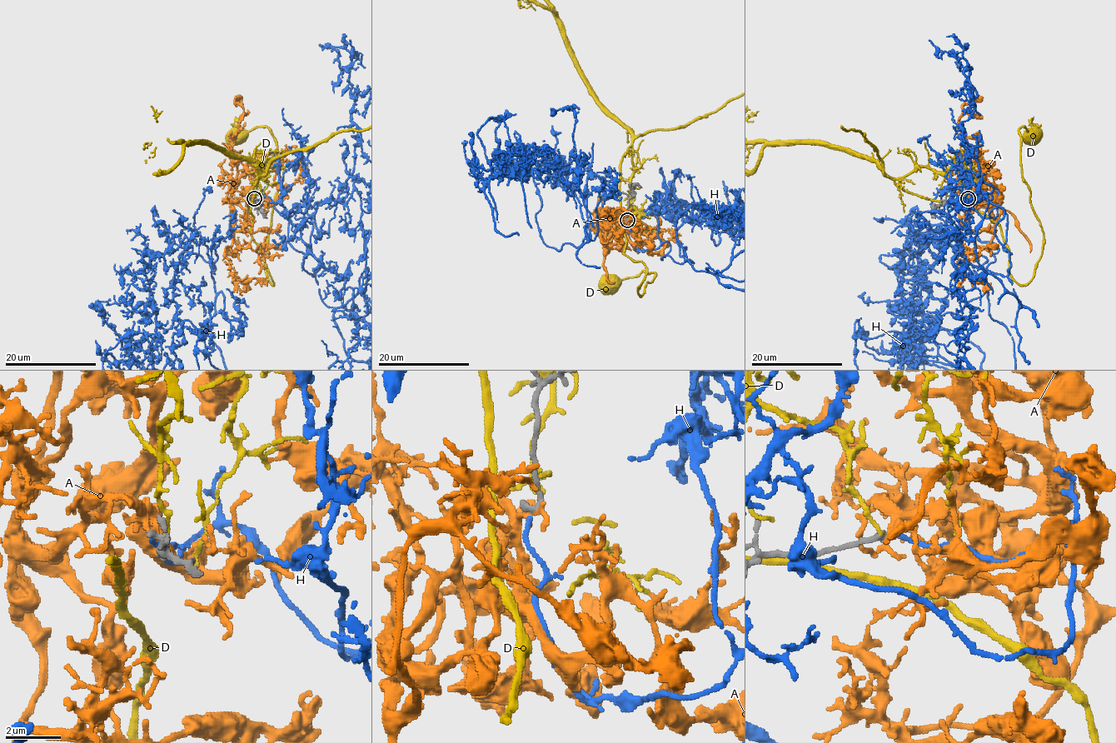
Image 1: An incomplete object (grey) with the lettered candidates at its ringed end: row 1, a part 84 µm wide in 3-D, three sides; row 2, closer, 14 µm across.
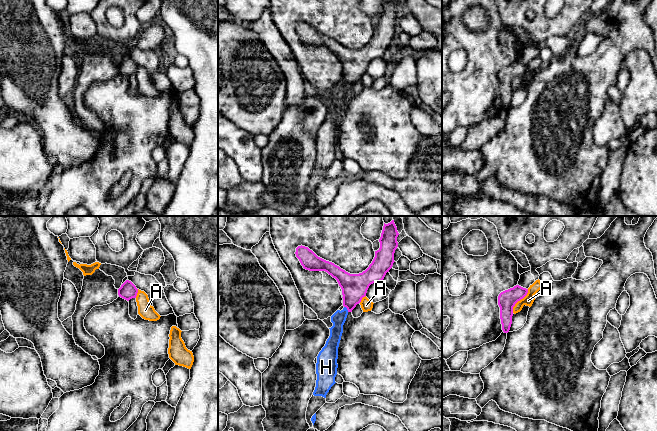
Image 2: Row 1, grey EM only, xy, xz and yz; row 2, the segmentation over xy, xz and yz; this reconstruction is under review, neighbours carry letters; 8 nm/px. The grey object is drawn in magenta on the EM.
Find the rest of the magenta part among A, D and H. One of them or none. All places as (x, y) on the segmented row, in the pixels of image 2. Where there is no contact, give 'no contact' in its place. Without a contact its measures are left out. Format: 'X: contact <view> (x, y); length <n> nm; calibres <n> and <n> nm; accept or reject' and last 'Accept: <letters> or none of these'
A: contact yz (519, 300); length 240 nm; calibres 150 and 90 nm; reject
D: no contact; reject
H: contact xz (347, 309); length 60 nm; calibres 220 and 120 nm; accept
Accept: H

